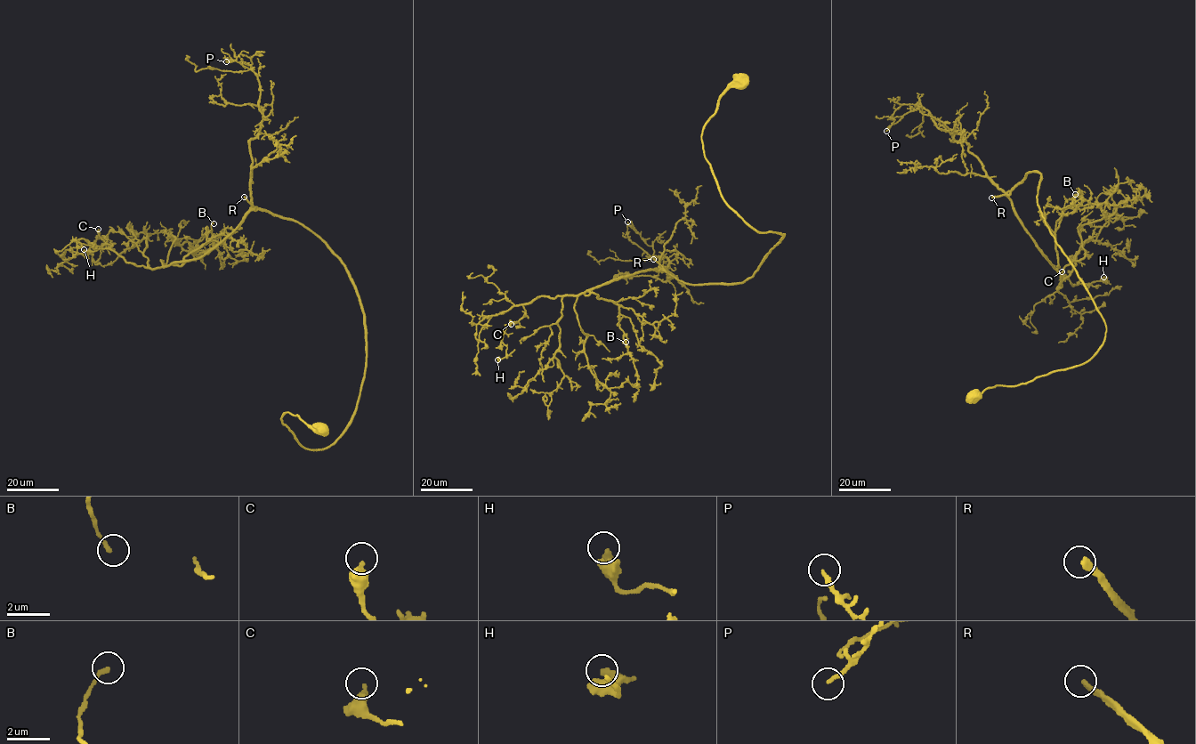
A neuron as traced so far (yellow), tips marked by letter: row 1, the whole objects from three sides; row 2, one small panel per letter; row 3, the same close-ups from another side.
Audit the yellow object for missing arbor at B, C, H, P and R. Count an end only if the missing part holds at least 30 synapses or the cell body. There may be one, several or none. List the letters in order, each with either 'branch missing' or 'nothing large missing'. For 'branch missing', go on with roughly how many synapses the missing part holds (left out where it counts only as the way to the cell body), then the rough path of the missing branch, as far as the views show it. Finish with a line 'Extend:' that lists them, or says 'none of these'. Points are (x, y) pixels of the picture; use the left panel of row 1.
B: nothing large missing
C: nothing large missing
H: nothing large missing
P: nothing large missing
R: branch missing; about 100 synapses; missing branch runs (244, 197), (240, 192), (247, 185), (249, 179), (244, 155), (237, 148), (232, 117)
Extend: R

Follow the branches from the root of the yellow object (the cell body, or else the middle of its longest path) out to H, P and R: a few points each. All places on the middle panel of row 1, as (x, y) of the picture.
H: (742, 83), (702, 142), (723, 199), (784, 235), (754, 275), (653, 269), (537, 297), (497, 359)
P: (742, 83), (702, 142), (723, 199), (784, 235), (754, 275), (684, 283), (627, 222)
R: (742, 83), (706, 124), (704, 153), (723, 199), (757, 232), (783, 238), (739, 283), (686, 284), (653, 259)

